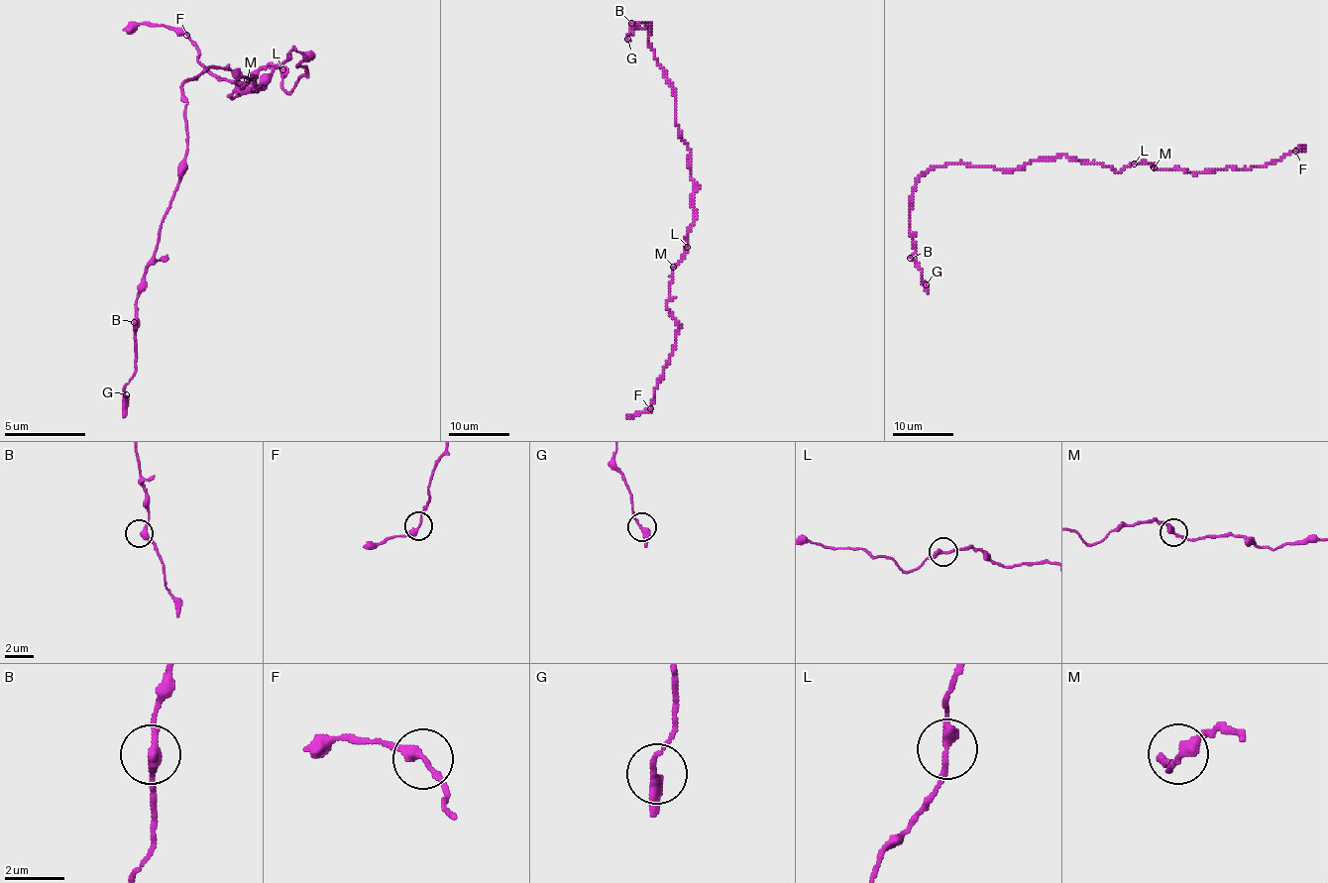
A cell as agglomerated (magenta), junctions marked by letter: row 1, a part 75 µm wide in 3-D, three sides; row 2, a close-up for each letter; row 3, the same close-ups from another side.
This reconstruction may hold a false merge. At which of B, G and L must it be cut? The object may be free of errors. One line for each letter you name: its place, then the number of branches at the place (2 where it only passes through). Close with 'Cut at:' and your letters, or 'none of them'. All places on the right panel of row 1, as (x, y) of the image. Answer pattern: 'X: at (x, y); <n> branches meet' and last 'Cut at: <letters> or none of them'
Cut at: none of them

